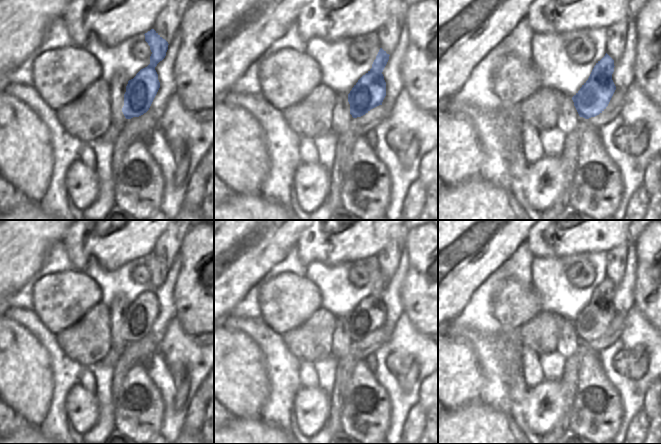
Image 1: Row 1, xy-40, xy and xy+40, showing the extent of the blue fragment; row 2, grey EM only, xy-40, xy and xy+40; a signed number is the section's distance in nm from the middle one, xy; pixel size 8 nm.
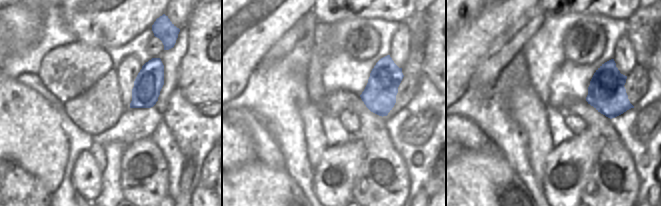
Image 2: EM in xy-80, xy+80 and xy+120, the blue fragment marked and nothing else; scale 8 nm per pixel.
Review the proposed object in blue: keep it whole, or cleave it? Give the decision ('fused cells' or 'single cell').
fused cells

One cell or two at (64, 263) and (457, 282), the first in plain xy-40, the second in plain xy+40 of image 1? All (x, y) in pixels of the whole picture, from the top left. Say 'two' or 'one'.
two

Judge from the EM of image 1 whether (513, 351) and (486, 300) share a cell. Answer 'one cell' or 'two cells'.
one cell

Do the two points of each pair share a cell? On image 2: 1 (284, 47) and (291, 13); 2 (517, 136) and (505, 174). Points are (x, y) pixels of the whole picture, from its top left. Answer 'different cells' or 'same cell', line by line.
1: different cells
2: different cells

